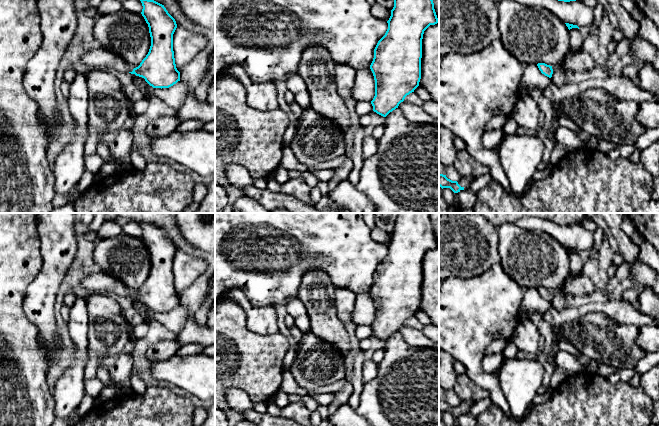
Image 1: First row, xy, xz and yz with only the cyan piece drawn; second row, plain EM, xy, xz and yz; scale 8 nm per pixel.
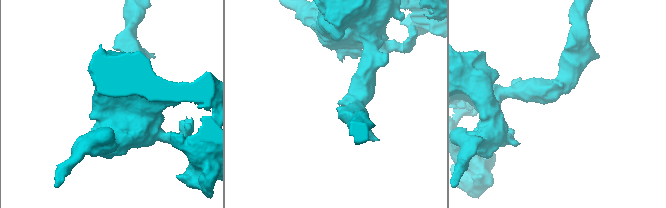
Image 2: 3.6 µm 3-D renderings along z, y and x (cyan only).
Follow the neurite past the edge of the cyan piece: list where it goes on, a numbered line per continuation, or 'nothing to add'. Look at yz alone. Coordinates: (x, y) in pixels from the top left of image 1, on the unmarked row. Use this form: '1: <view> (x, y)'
1: yz (464, 406)

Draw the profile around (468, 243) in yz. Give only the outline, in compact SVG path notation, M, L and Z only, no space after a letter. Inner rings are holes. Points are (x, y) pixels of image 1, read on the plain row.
M439 213L439 279L470 279L500 264L497 228L474 213Z

